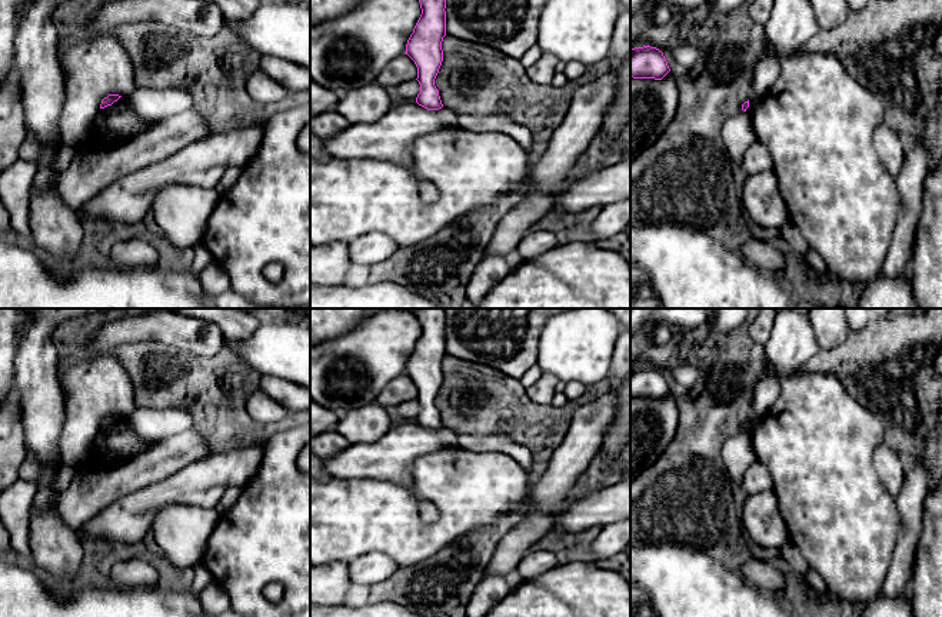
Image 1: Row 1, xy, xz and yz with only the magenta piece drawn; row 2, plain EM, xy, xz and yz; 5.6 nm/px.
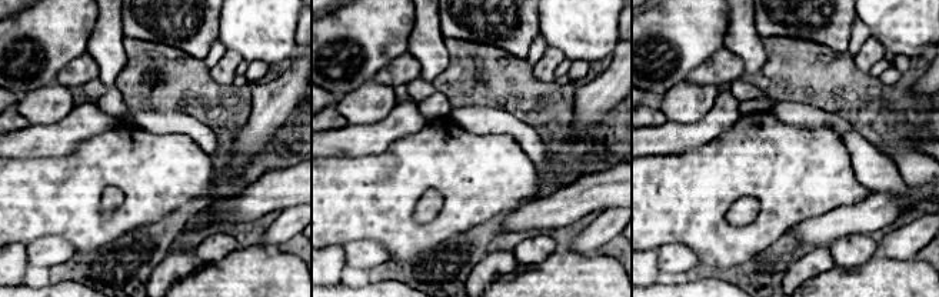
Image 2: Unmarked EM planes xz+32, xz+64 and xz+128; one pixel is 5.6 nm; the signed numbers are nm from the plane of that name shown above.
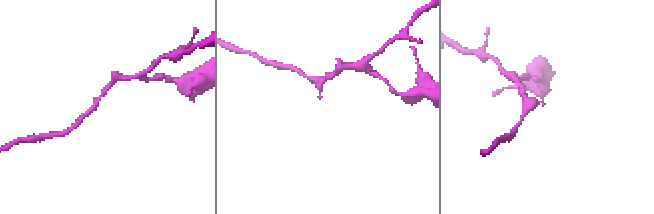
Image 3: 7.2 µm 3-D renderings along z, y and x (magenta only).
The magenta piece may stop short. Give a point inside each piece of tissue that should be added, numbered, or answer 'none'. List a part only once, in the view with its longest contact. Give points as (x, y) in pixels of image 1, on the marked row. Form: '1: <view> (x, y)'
none

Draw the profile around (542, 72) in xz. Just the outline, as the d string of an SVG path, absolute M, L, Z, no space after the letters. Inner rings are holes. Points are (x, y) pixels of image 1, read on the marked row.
M543 53L540 59L526 69L529 79L537 84L549 86L555 76L557 59L549 53Z

